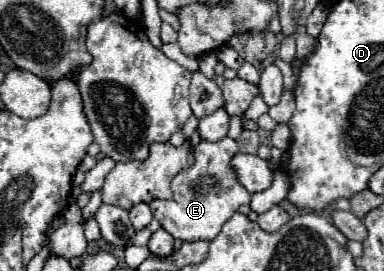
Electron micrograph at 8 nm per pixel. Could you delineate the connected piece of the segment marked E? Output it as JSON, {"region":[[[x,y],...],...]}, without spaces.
{"region":[[[224,137],[222,141],[200,141],[194,149],[194,165],[180,171],[172,179],[172,199],[162,201],[156,199],[150,203],[154,219],[160,221],[160,225],[174,237],[182,241],[198,241],[208,239],[212,241],[222,225],[238,211],[240,205],[250,203],[250,193],[236,183],[236,177],[230,167],[232,155],[238,153],[238,143],[230,137]]]}

